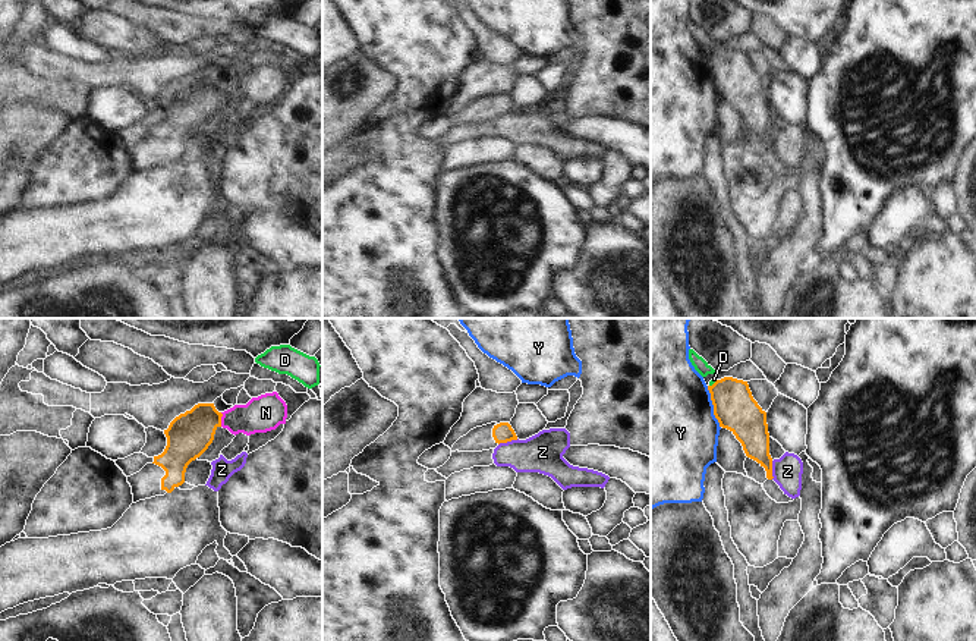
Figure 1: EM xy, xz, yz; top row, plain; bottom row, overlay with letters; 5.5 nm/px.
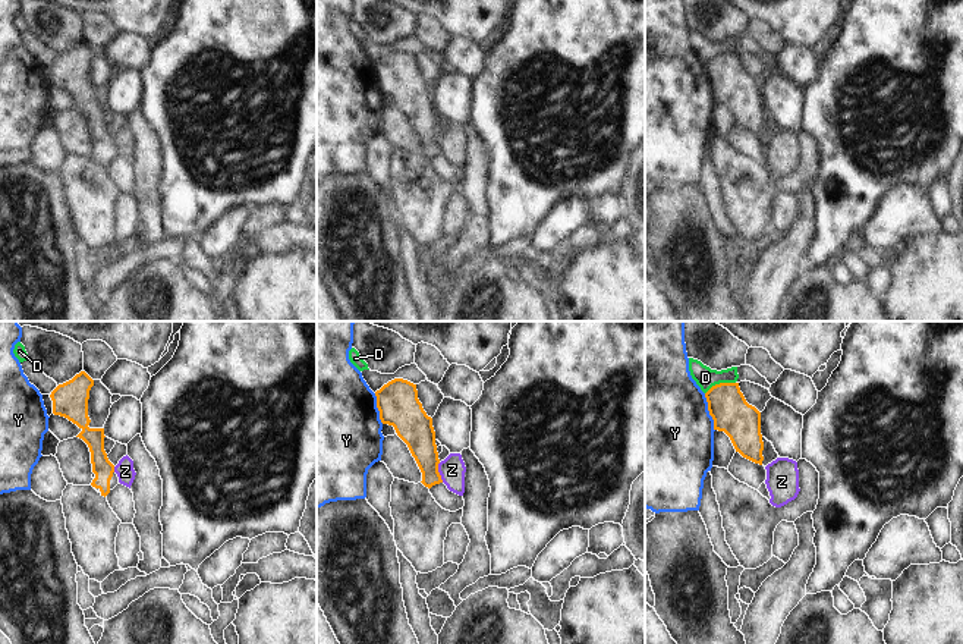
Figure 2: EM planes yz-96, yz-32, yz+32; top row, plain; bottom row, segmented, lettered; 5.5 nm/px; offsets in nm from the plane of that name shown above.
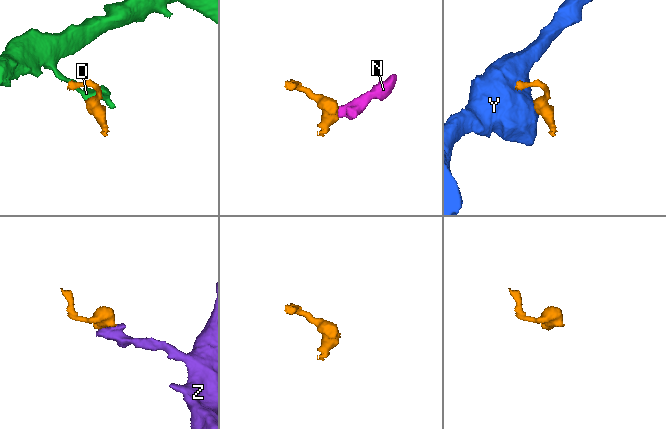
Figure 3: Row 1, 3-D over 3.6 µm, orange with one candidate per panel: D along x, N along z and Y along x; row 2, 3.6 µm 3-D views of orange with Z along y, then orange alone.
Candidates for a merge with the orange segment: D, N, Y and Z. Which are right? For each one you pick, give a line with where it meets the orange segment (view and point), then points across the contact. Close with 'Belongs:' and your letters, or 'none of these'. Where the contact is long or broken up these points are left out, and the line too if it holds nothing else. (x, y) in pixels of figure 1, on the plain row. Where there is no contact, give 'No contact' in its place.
N: Touches orange at xy (220, 91). Path across: xy (189, 106), (204, 91), (220, 91), (252, 90), (261, 85)
Belongs: N.

